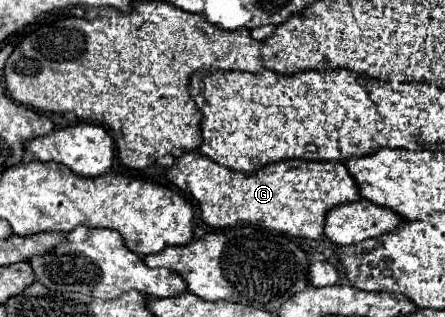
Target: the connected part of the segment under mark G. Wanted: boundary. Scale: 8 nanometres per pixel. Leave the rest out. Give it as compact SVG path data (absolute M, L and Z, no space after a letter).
M191 151L175 159L175 163L167 169L167 179L175 183L181 191L193 195L193 199L199 203L199 209L201 209L201 221L213 229L261 225L271 231L279 231L291 237L305 237L305 239L323 237L323 223L325 223L325 215L329 209L333 209L339 203L351 203L351 201L361 199L353 177L349 175L349 171L345 169L341 161L289 159L289 161L269 163L255 173L243 173L243 171L231 171L227 167L221 167L209 157L199 155L197 151Z

